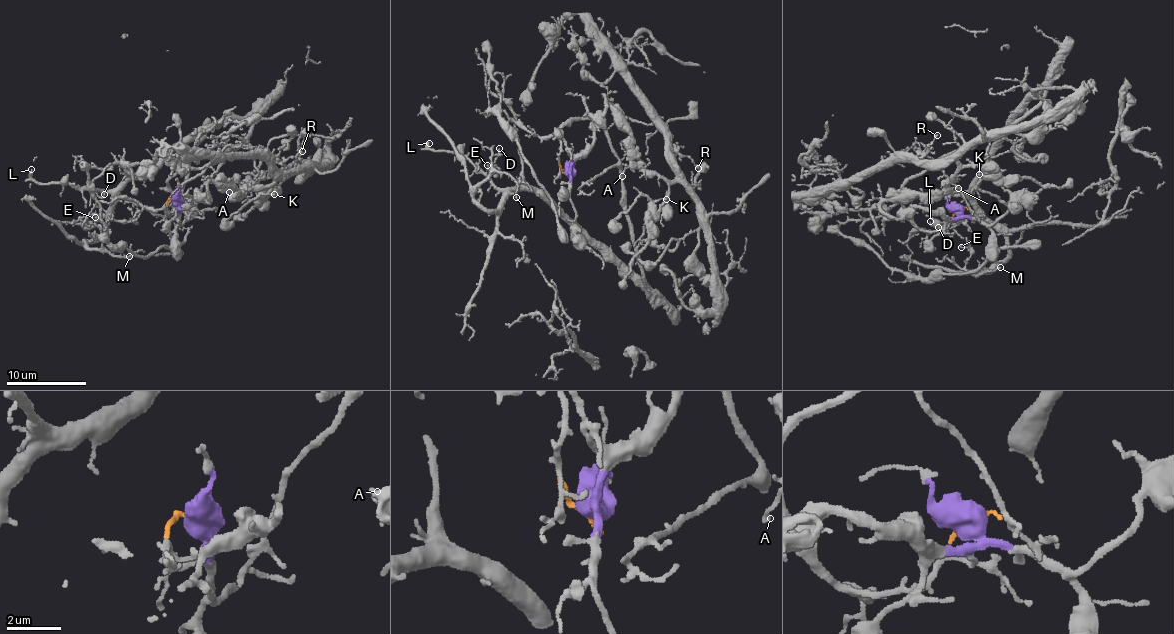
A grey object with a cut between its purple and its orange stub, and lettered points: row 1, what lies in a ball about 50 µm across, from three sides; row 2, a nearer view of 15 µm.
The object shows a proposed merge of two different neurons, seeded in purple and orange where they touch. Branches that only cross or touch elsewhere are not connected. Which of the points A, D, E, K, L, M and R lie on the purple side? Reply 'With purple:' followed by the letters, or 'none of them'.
With purple: A, K, R

